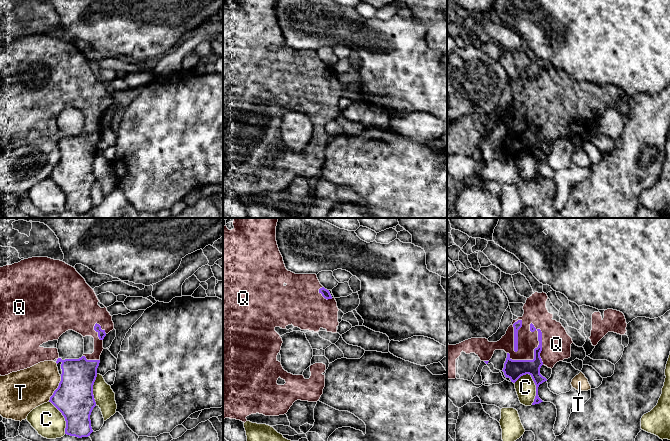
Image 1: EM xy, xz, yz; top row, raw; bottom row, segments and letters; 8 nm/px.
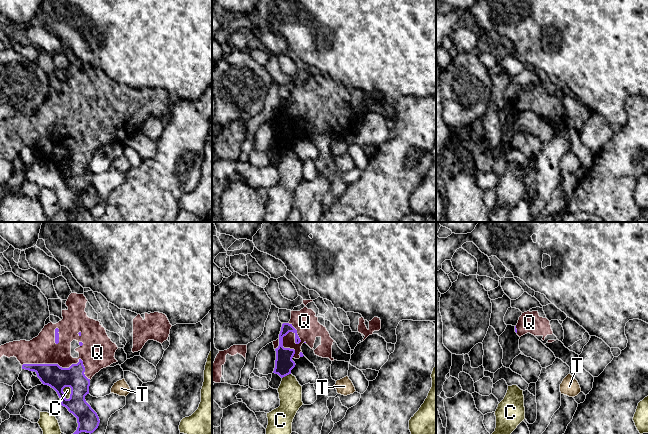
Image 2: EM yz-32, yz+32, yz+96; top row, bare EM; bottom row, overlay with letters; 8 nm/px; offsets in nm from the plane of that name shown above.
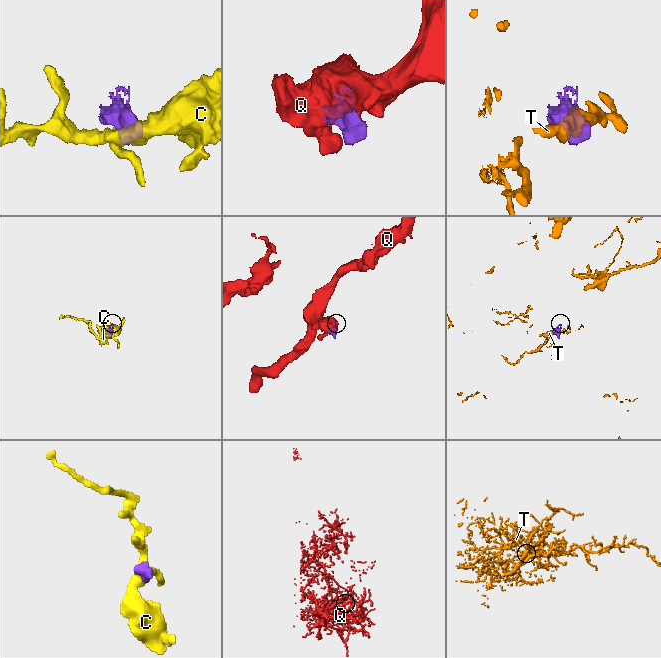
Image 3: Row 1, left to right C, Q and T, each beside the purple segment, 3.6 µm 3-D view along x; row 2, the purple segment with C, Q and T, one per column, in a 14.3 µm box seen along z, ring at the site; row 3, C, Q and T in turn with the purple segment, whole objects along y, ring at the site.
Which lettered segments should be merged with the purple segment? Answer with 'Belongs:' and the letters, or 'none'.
Belongs: Q

